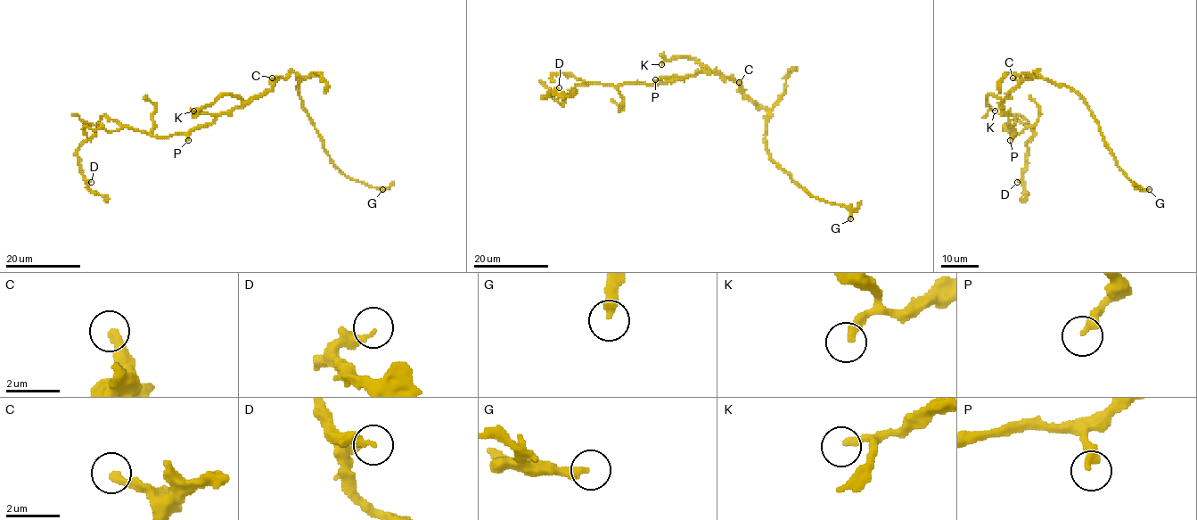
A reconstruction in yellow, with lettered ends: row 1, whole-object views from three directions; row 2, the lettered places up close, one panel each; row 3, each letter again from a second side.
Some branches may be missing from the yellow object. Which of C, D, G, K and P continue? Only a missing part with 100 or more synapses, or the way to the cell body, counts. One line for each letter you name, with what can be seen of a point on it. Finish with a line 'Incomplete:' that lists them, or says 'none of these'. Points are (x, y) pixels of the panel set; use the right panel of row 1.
G: place (1149, 189)
Incomplete: G

